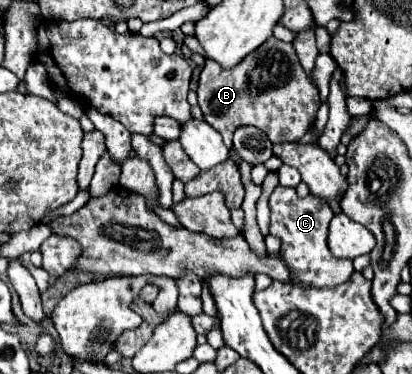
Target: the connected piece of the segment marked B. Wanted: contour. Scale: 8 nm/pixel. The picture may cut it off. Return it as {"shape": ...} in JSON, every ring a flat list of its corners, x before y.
{"shape":[[270,37,254,55,248,55,238,67,222,71,212,59,206,61,200,75,200,109,204,119,224,137,228,149,232,149,232,135,242,125,254,125,262,129,272,143,298,141,310,129,320,109,318,89,304,73,292,43]]}

